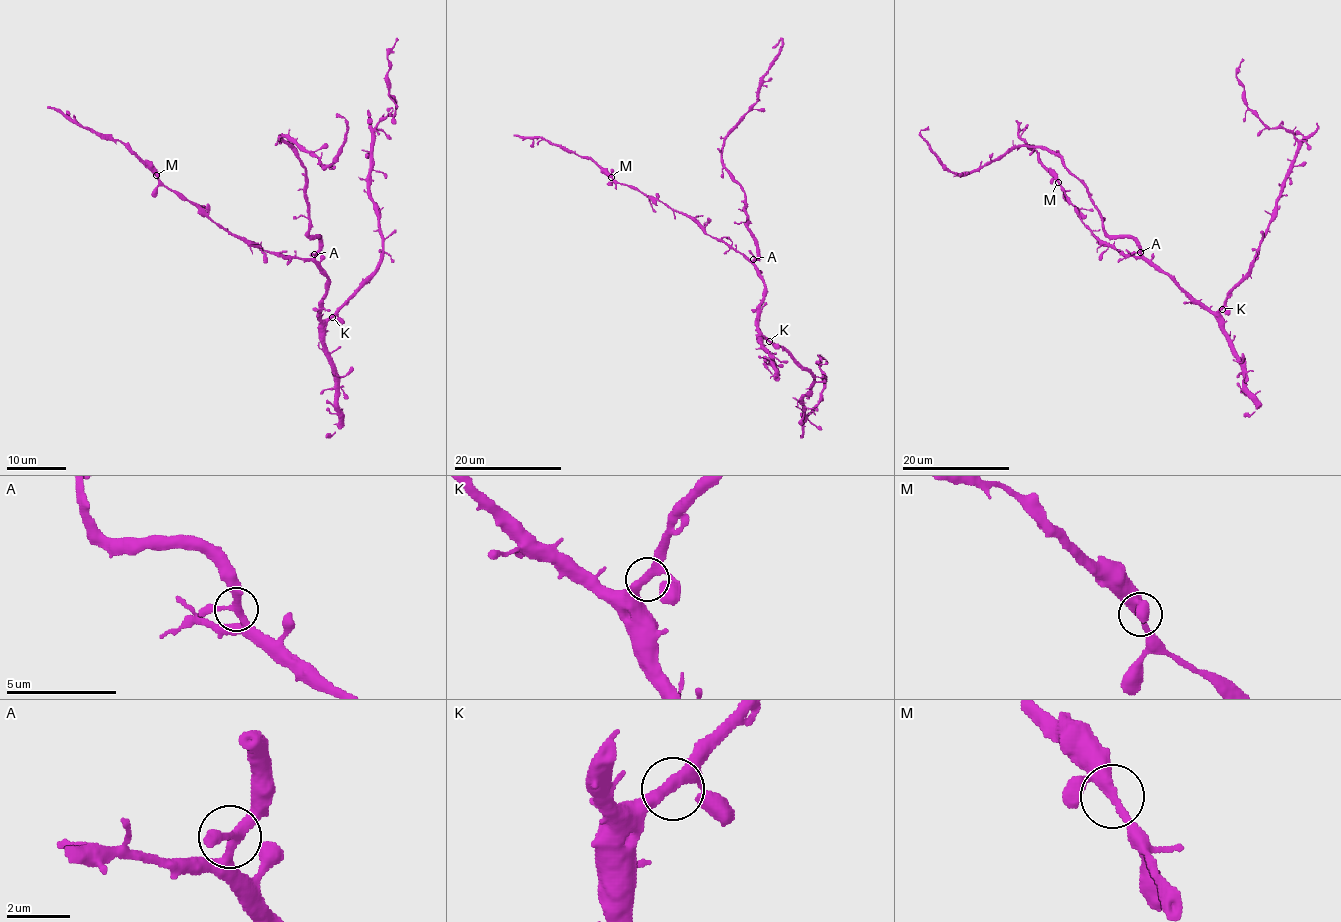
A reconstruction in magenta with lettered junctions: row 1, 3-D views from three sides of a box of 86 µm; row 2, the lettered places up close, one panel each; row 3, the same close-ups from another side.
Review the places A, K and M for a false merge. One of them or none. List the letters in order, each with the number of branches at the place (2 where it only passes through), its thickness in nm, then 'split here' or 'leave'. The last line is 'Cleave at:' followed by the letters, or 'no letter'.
A: 3 | 280 nm | leave
K: 3 | 300 nm | leave
M: 3 | 280 nm | leave
Cleave at: no letter

